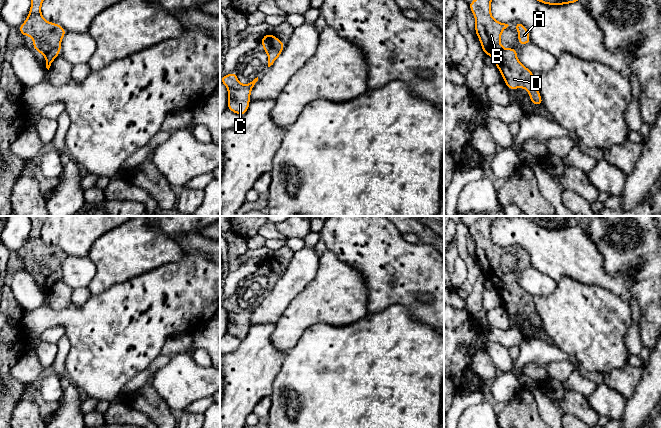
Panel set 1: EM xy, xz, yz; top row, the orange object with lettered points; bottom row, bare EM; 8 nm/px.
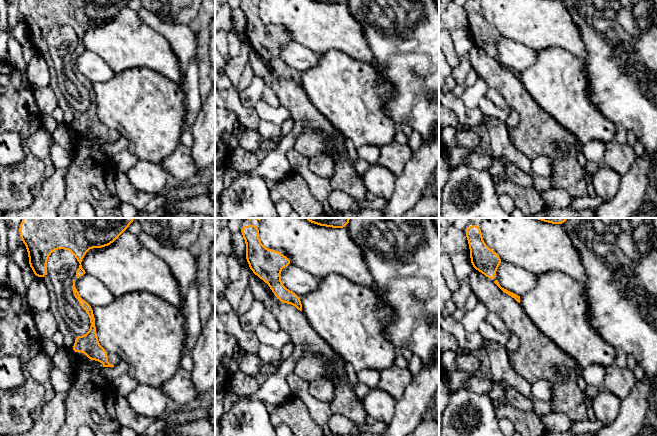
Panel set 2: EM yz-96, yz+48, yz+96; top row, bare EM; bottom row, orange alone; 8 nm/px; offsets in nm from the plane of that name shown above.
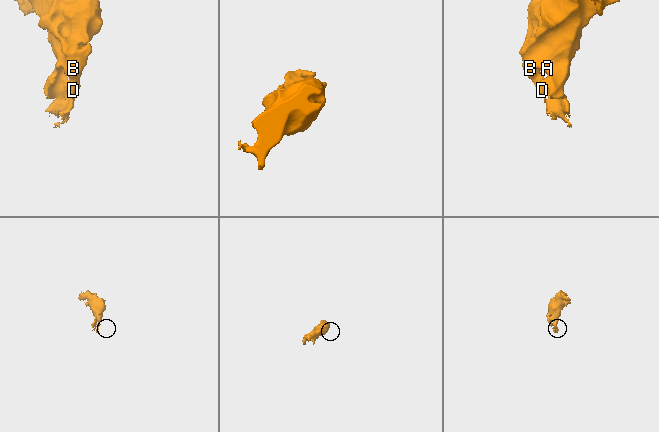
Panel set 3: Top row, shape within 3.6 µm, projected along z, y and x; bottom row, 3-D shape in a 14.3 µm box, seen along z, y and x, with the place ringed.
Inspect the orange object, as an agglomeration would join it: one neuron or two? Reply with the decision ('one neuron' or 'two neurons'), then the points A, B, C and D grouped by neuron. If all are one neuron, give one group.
one neuron | A B C D

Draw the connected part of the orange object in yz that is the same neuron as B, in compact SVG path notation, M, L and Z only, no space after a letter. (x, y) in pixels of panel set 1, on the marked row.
M473 0L469 3L469 9L475 16L475 33L482 51L494 59L507 88L512 90L522 87L529 92L532 104L543 106L534 72L519 62L516 48L504 49L501 45L501 34L509 25L492 17L491 0Z

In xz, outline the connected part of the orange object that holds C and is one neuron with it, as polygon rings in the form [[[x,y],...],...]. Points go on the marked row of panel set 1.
[[[232,72],[226,76],[221,76],[220,81],[228,89],[227,109],[243,116],[249,108],[250,94],[255,83],[258,81],[258,77],[252,82],[243,85],[238,81],[237,74]]]

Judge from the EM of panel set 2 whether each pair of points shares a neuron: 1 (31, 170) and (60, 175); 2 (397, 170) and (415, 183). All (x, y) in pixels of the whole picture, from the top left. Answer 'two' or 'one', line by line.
1: two
2: two

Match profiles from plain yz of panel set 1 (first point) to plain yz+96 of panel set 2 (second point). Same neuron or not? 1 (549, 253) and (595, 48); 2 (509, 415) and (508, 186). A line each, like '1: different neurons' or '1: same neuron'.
1: different neurons
2: same neuron

